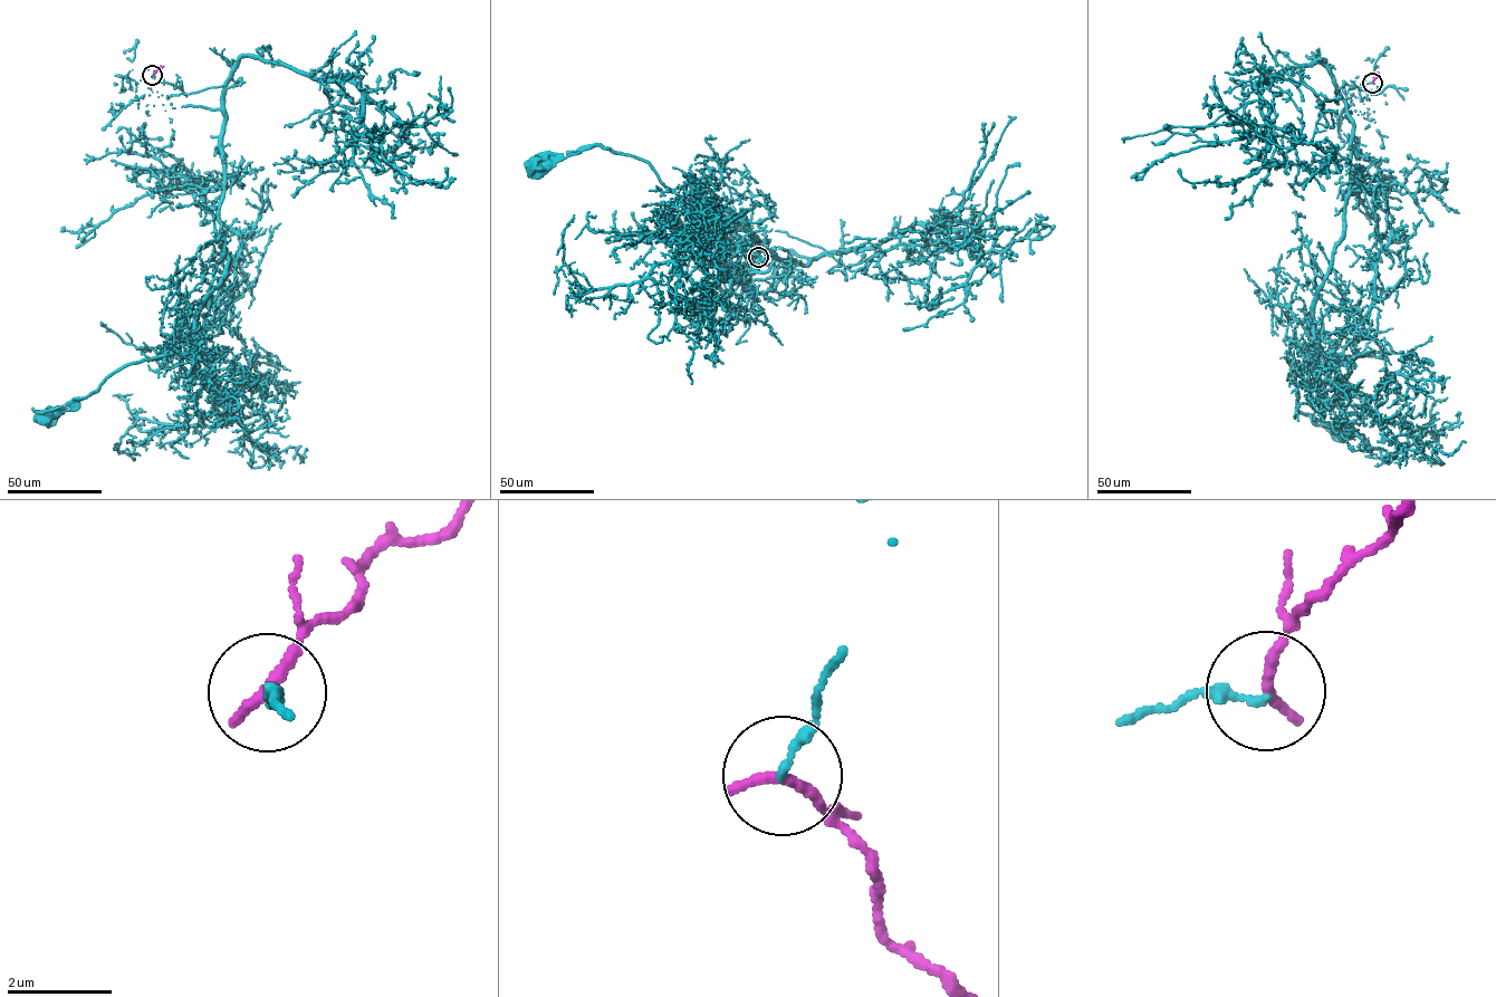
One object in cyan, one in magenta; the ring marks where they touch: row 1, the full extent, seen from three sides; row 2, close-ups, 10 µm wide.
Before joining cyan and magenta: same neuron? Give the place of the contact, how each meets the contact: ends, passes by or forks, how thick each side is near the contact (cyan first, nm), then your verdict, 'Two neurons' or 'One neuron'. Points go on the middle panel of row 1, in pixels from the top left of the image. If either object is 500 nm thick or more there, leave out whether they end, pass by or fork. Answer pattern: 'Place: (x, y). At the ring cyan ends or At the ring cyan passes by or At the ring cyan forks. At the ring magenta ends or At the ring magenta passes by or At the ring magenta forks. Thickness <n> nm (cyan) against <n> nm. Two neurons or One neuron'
Place: (758, 257). At the ring cyan ends. At the ring magenta ends. Thickness 180 nm (cyan) against 240 nm. Two neurons

